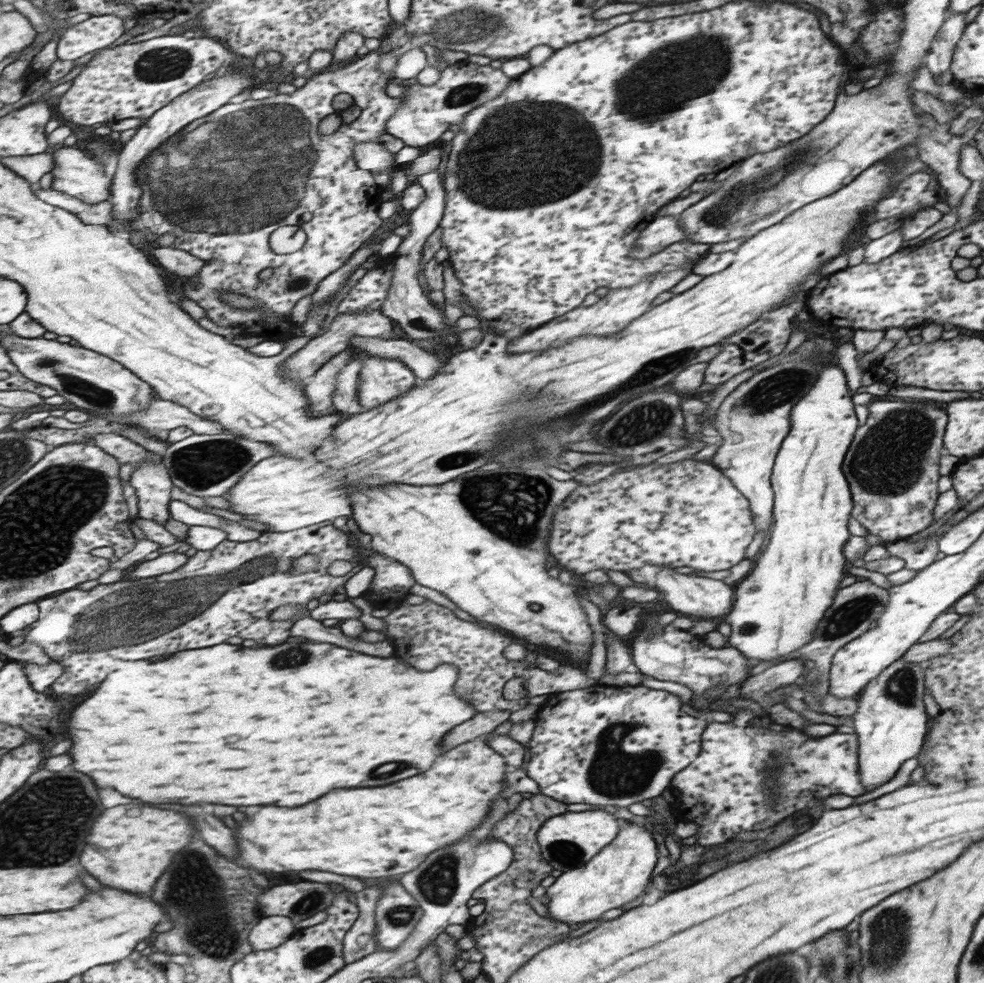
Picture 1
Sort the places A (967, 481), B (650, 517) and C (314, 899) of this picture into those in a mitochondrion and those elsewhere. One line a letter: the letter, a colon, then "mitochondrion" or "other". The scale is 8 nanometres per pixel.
A: other
B: other
C: mitochondrion

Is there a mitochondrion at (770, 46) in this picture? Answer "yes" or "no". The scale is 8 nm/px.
no

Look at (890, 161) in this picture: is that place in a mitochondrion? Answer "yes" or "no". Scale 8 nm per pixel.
no

